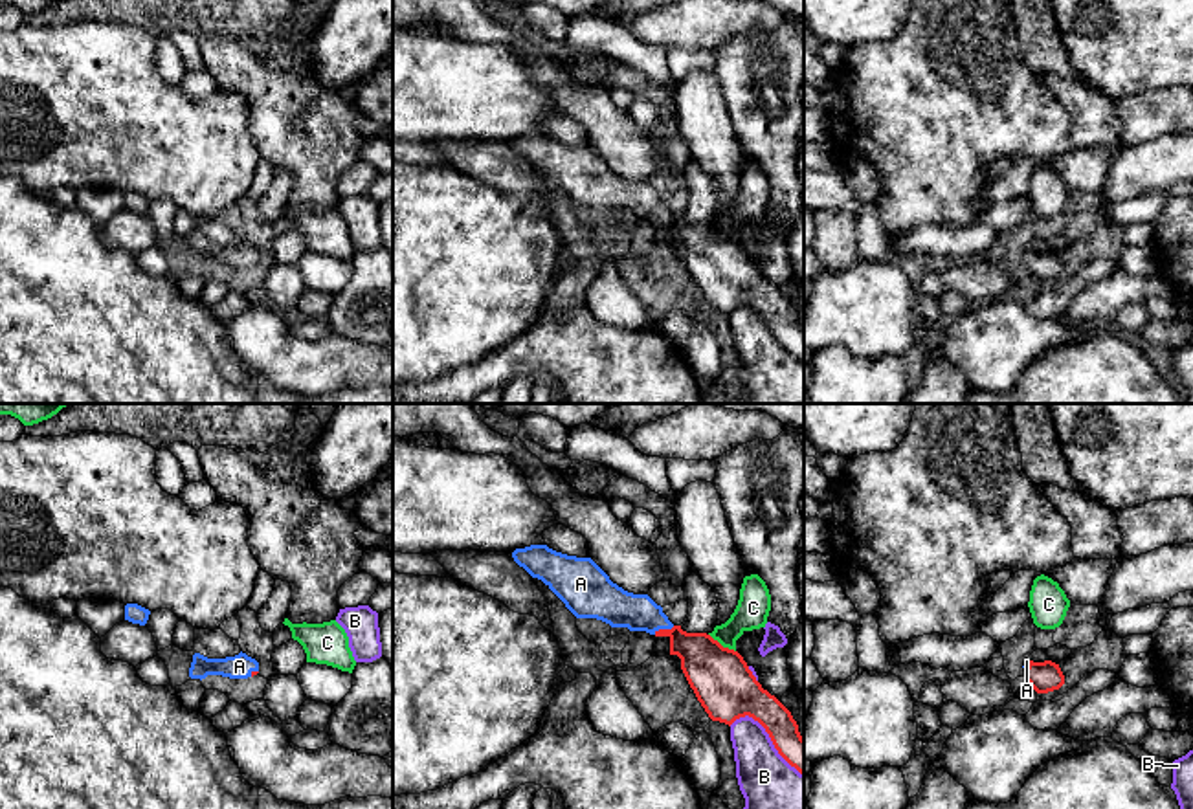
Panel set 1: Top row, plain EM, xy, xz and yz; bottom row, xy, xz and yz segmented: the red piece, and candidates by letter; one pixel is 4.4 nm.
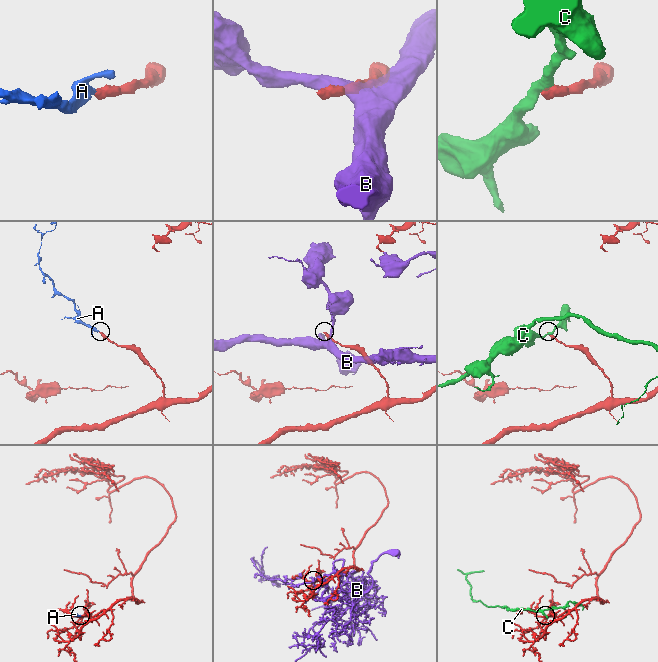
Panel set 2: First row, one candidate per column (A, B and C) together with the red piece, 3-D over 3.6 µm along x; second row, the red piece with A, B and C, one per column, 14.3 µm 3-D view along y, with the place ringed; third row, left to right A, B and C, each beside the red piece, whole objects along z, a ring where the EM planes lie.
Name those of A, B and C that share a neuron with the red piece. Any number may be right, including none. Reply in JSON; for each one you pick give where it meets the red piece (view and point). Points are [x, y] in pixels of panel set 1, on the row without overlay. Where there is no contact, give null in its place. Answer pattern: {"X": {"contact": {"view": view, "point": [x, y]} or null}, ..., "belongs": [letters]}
{"A": {"contact": {"view": "xz", "point": [663, 219]}}, "belongs": ["A"]}

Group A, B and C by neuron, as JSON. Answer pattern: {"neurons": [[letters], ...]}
{"neurons": [["A"], ["B"], ["C"]]}

